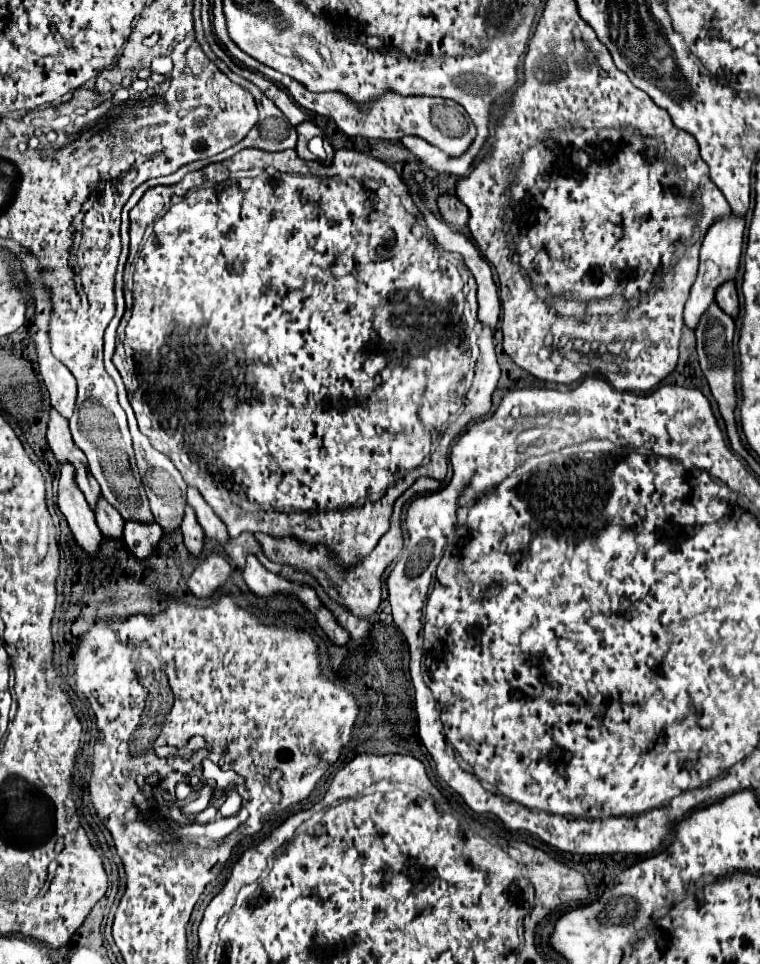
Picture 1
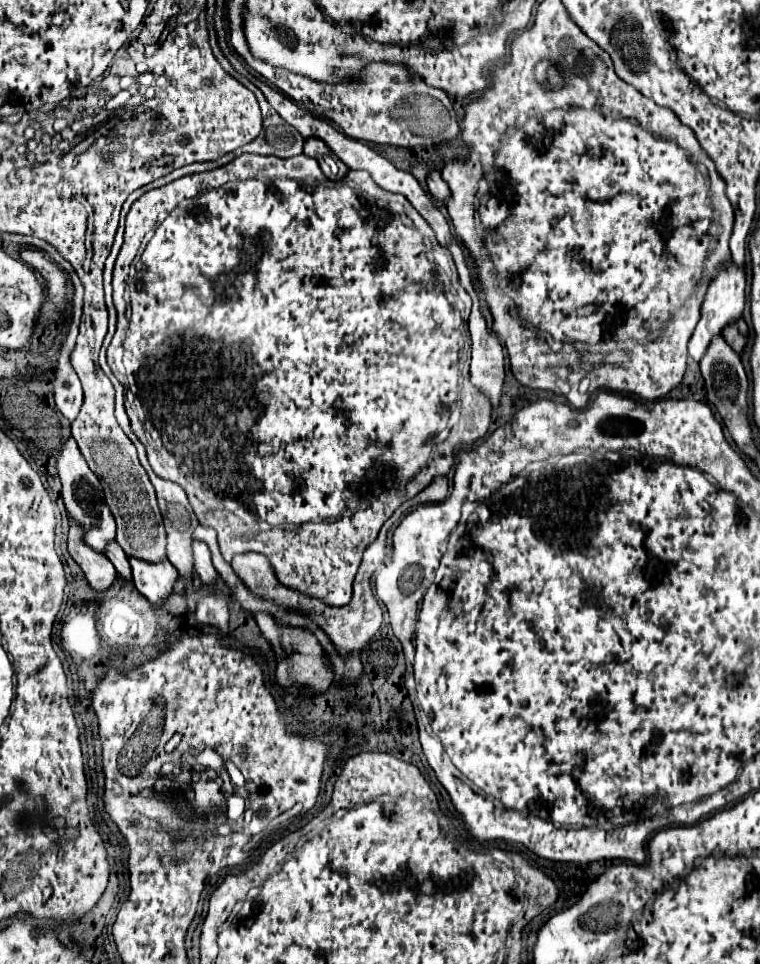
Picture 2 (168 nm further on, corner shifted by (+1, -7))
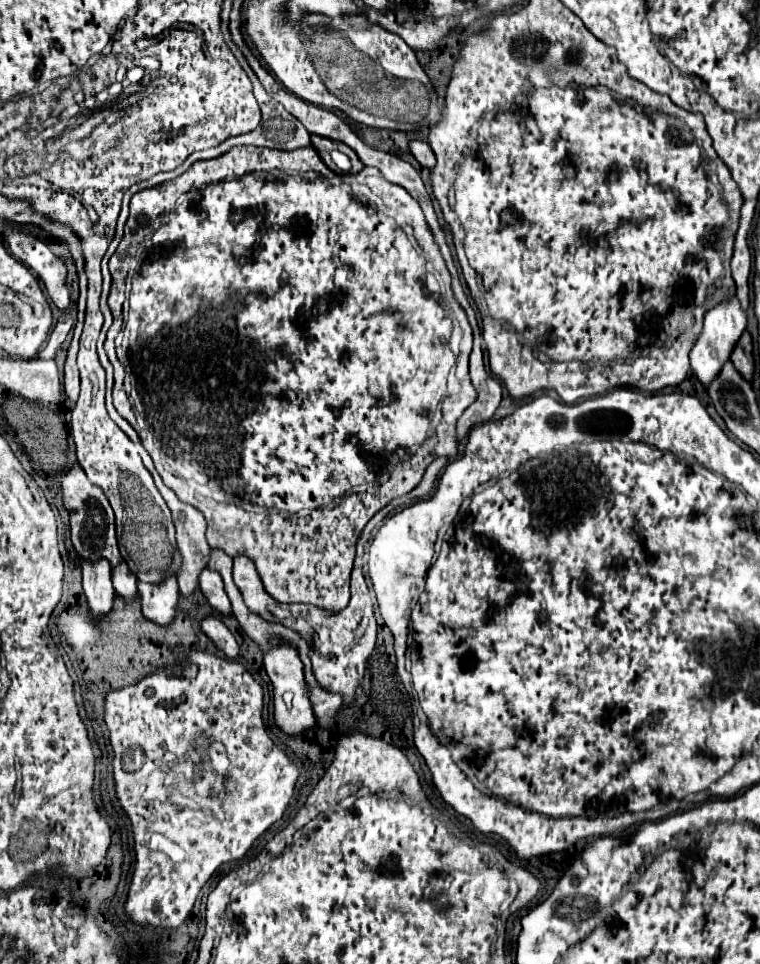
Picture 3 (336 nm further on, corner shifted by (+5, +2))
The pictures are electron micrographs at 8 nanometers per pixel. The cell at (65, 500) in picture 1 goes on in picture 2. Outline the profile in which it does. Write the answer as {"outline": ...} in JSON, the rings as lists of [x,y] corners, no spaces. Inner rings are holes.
{"outline":[[[69,517],[69,525],[71,525],[69,539],[67,539],[69,555],[83,569],[89,585],[97,591],[105,591],[117,577],[113,563],[105,555],[99,555],[99,551],[91,551],[91,547],[87,547],[87,543],[83,543],[83,527],[79,527],[79,523],[75,523],[75,519]]]}

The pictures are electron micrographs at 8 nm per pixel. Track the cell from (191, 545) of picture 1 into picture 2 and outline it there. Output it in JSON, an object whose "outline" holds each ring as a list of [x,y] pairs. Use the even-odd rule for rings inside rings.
{"outline":[[[193,541],[191,549],[193,549],[193,567],[195,567],[197,575],[201,577],[203,585],[213,585],[217,579],[217,571],[211,563],[209,547],[203,541]]]}

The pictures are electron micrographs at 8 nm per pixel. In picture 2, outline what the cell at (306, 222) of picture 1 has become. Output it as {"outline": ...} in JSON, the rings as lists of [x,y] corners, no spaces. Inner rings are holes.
{"outline":[[[247,155],[243,165],[227,163],[219,169],[186,175],[161,189],[148,191],[127,213],[124,242],[113,278],[127,278],[124,294],[127,308],[125,315],[117,314],[116,331],[106,352],[107,363],[117,379],[127,383],[125,411],[131,419],[131,429],[147,449],[153,471],[185,489],[199,523],[217,531],[219,547],[227,561],[235,553],[259,551],[271,559],[275,575],[283,585],[319,597],[327,605],[339,607],[349,603],[363,551],[377,539],[381,525],[393,511],[425,489],[435,477],[449,473],[455,463],[455,447],[475,443],[489,429],[491,403],[487,399],[481,403],[481,395],[469,379],[471,339],[467,319],[471,299],[459,283],[453,258],[448,249],[439,245],[435,233],[415,207],[403,195],[379,187],[367,171],[350,170],[341,181],[329,181],[321,173],[319,163],[307,155],[291,159]]]}

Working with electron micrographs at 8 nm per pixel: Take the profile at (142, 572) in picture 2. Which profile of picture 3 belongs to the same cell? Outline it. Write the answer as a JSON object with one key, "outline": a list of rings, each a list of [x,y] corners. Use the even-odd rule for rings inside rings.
{"outline":[[[169,576],[161,586],[139,582],[143,616],[159,626],[169,626],[177,616],[179,586],[175,576]]]}

